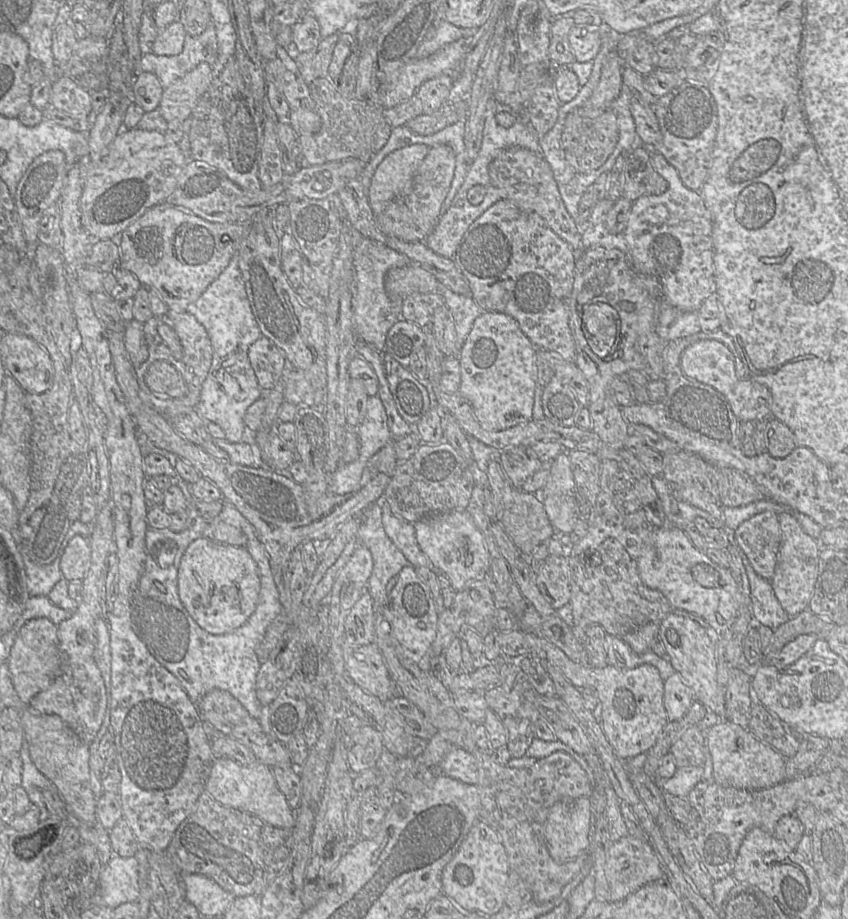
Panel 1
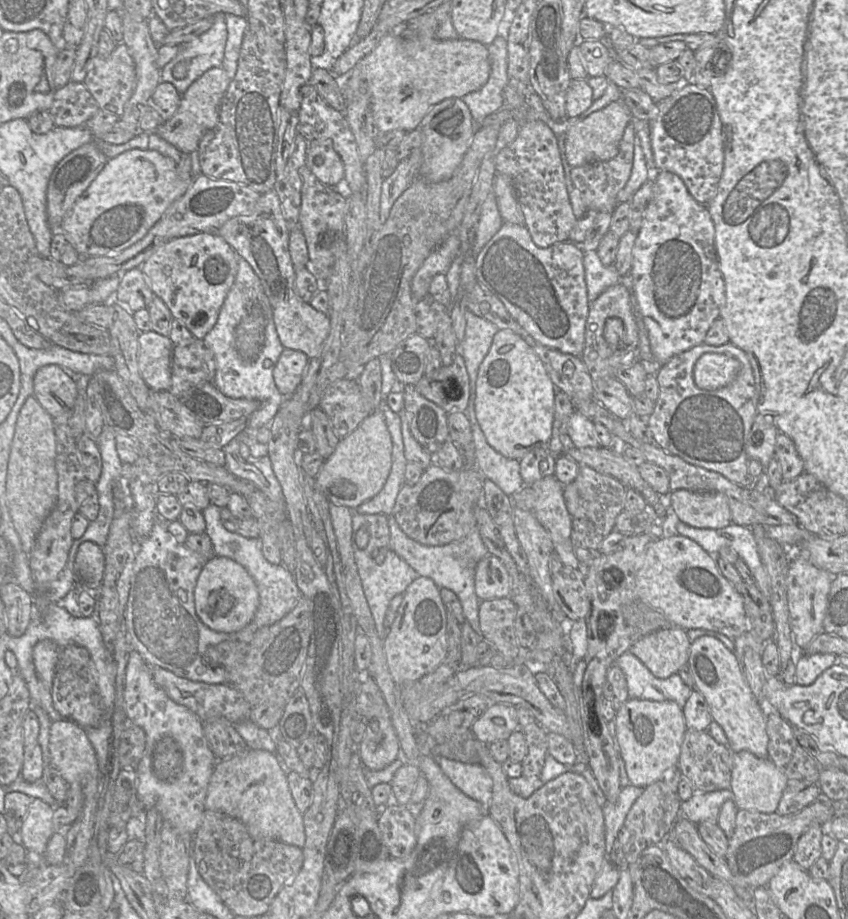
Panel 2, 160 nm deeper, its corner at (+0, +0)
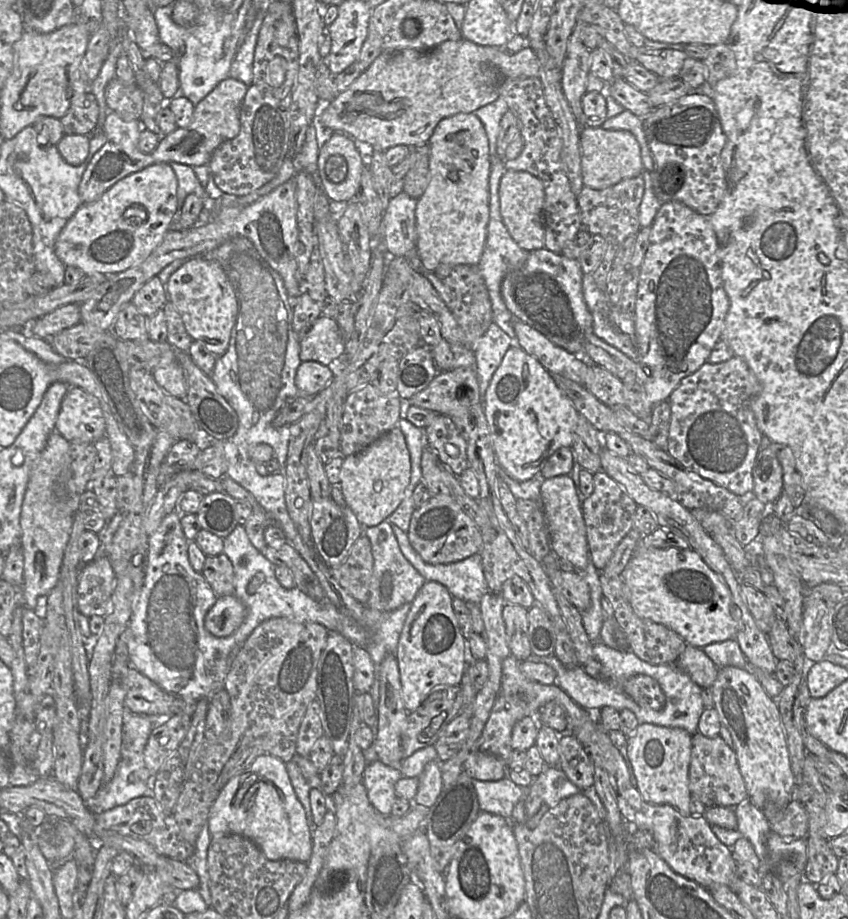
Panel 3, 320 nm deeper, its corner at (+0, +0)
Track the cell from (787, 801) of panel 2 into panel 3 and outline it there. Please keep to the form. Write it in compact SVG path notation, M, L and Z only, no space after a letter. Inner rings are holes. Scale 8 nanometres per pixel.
M791 800L770 822L771 831L785 840L806 839L808 815L802 803Z

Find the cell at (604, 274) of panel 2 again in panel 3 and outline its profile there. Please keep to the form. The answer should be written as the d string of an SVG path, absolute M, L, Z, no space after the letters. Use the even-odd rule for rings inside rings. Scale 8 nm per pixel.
M583 274L582 293L588 310L592 315L592 332L607 344L620 350L629 358L637 361L637 347L634 317L627 315L618 305L612 305L607 294L601 292L592 274Z

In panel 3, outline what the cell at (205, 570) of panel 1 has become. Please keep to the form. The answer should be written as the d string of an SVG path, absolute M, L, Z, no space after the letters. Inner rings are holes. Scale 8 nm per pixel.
M235 595L217 597L204 619L205 629L222 638L235 632L246 616L246 608Z

